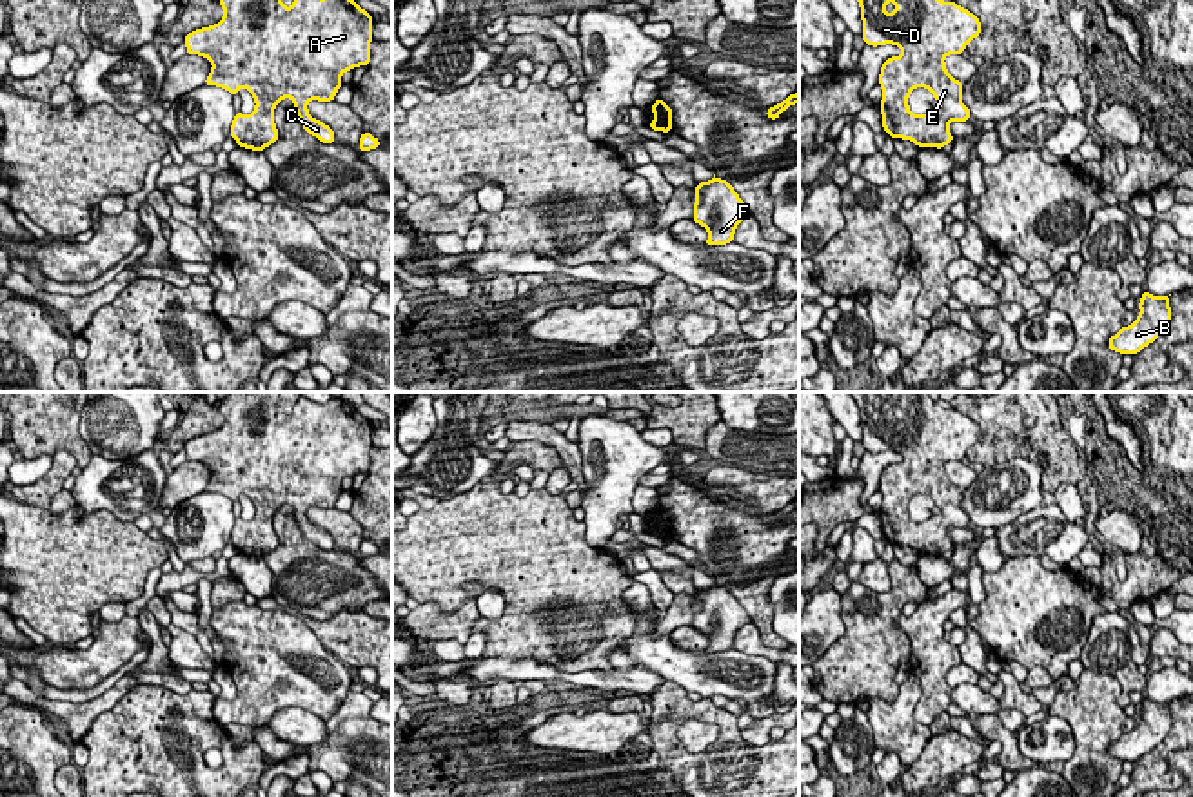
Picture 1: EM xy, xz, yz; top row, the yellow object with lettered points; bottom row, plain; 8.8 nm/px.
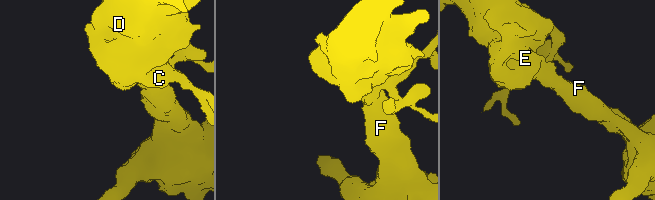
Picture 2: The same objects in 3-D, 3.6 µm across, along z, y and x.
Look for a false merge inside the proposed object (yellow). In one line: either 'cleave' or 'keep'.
keep

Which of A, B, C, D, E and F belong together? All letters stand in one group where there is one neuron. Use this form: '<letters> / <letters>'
A B C D E F

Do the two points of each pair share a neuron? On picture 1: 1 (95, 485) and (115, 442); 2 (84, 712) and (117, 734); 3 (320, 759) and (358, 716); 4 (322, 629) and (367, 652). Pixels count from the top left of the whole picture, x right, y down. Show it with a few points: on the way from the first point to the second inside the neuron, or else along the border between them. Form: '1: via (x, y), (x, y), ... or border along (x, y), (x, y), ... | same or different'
1: border along (149, 449), (117, 460), (91, 454) | different
2: border along (128, 692), (104, 710), (78, 741) | different
3: via (331, 748), (353, 727) | same
4: via (333, 634), (349, 634), (356, 641) | same

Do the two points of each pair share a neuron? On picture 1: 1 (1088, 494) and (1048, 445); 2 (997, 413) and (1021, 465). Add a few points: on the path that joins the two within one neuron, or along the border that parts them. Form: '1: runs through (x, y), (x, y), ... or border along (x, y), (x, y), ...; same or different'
1: runs through (1083, 482), (1061, 458); same
2: border along (1026, 456), (1015, 456), (999, 465), (985, 467); different

